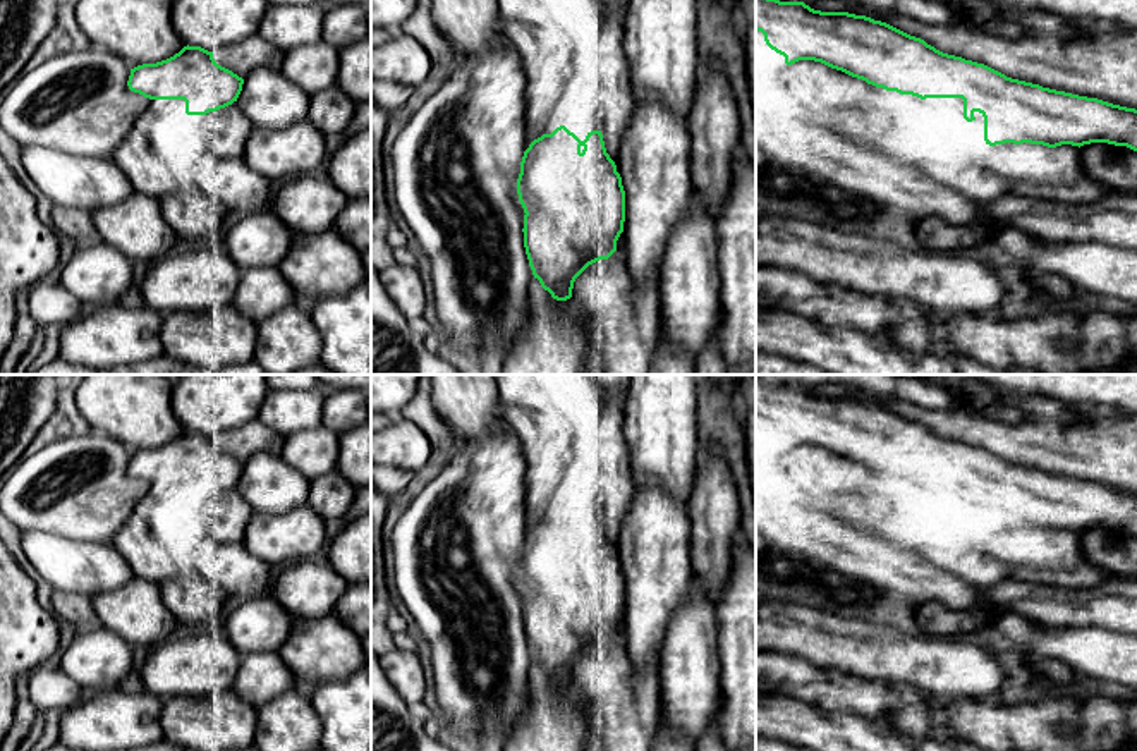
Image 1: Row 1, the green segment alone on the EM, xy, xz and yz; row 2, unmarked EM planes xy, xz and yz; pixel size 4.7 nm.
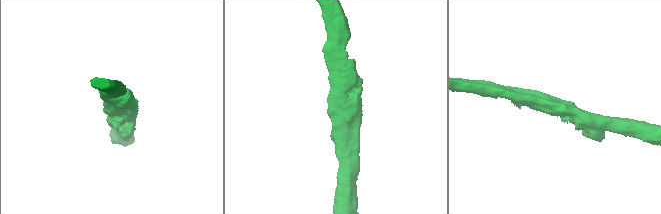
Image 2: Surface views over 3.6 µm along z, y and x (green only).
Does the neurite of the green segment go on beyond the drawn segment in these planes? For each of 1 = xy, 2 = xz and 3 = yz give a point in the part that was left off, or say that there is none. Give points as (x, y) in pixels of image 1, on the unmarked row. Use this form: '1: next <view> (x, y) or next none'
1: next none
2: next none
3: next none

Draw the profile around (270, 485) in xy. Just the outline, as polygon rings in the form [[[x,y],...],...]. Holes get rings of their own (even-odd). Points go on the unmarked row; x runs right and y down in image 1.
[[[268,450],[254,454],[244,462],[237,493],[252,512],[285,514],[306,504],[309,479]]]

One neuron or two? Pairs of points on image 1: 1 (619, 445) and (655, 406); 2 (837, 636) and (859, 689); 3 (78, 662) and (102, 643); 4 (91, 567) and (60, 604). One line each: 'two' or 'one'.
1: two
2: two
3: one
4: two

